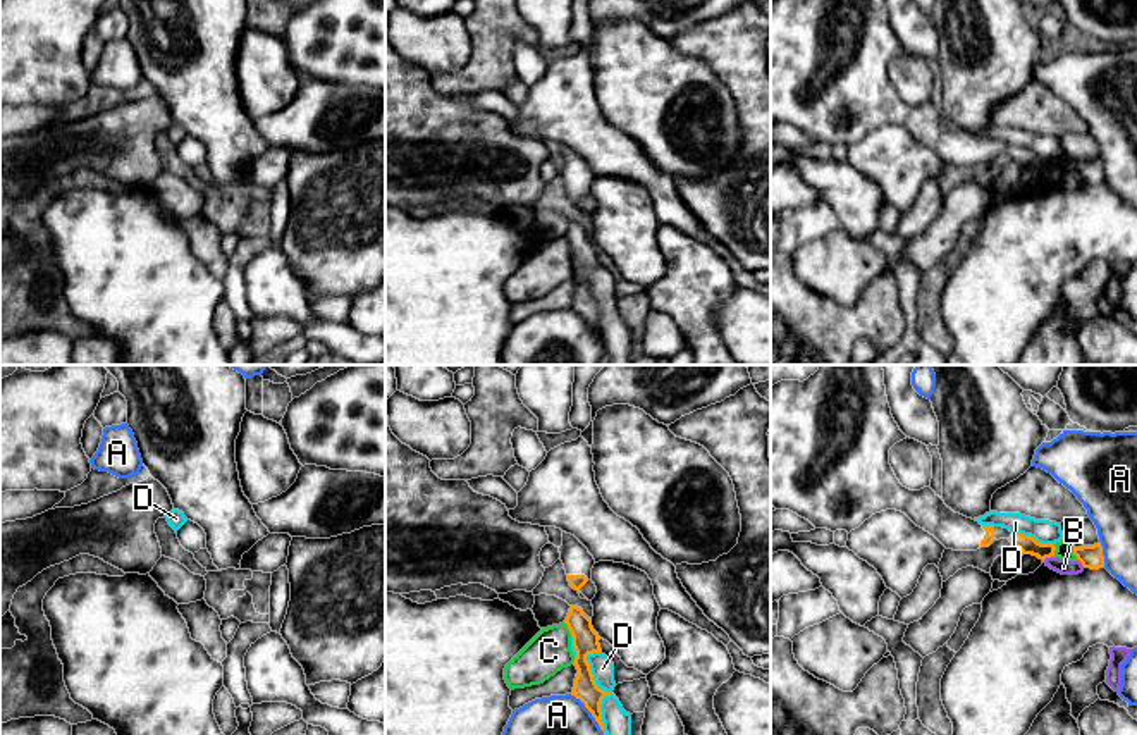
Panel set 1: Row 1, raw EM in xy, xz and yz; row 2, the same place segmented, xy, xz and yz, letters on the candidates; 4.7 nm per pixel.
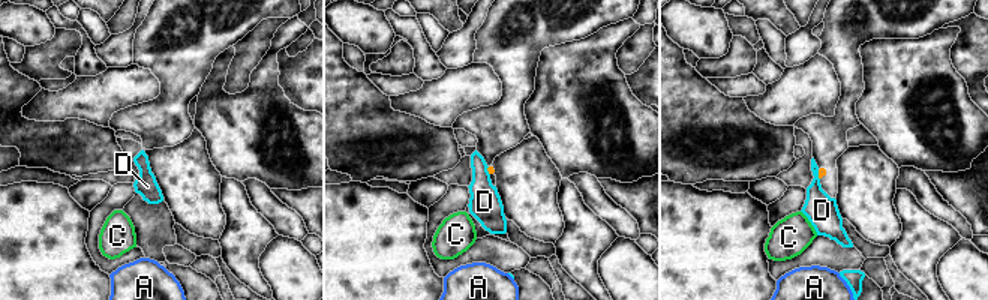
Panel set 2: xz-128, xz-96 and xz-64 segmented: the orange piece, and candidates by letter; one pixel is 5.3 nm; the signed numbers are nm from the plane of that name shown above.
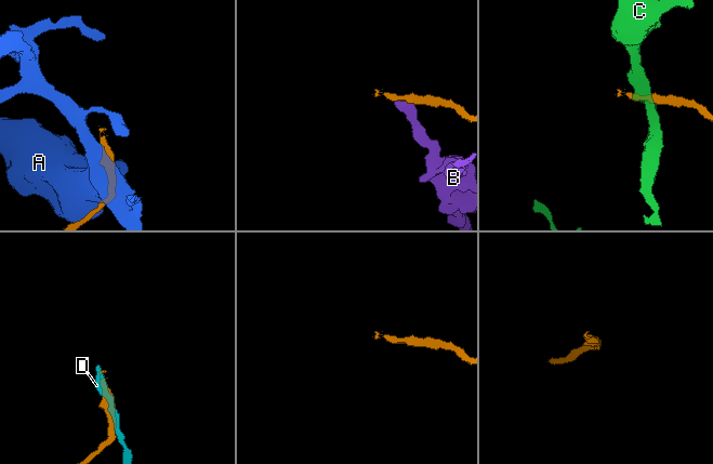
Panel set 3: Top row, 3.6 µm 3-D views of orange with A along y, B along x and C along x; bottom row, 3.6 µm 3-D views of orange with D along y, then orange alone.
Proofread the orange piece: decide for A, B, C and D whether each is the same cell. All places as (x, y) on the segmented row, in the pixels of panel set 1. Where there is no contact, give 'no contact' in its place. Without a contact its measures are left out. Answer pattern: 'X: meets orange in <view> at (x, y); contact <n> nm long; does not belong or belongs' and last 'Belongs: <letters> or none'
A: meets orange in xz at (590, 711); contact 260 nm long; does not belong
B: meets orange in yz at (1046, 556); contact 40 nm long; does not belong
C: meets orange in yz at (1055, 549); contact 70 nm long; does not belong
D: meets orange in xz at (604, 691); contact 400 nm long; does not belong
Belongs: none

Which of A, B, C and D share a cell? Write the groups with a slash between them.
A / B / C / D

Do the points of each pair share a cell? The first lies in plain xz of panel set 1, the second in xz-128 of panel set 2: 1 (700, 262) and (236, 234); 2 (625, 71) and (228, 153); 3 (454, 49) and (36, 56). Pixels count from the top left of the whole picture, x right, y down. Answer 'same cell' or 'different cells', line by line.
1: same cell
2: same cell
3: different cells

